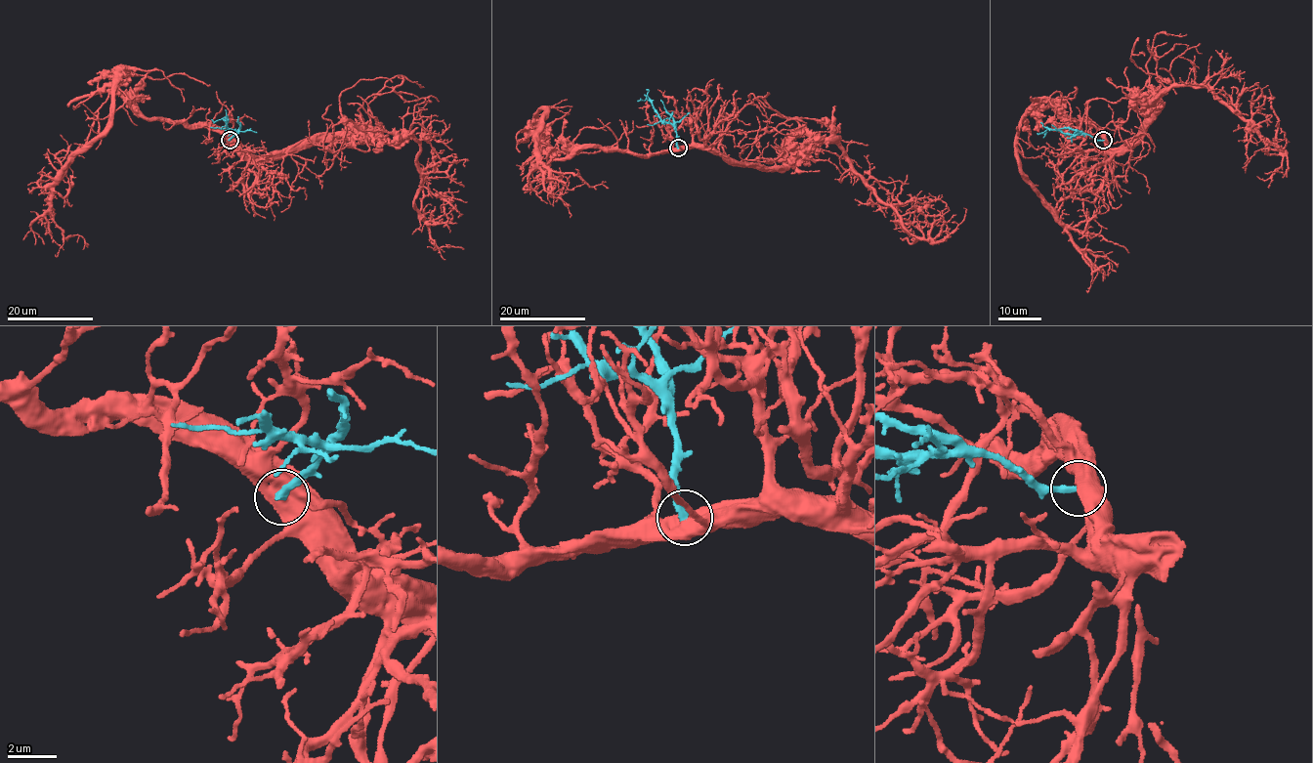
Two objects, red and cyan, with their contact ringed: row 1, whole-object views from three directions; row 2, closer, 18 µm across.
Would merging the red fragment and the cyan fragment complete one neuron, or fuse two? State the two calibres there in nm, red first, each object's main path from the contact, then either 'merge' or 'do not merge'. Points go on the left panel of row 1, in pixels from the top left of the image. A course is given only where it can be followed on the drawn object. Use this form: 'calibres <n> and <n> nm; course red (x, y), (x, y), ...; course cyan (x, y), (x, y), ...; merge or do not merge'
calibres 850 and 300 nm; course red (229, 140), (146, 118), (117, 70), (112, 123), (75, 151), (50, 208), (82, 249); course cyan (229, 140), (236, 133), (228, 129), (224, 118), (211, 119); merge

